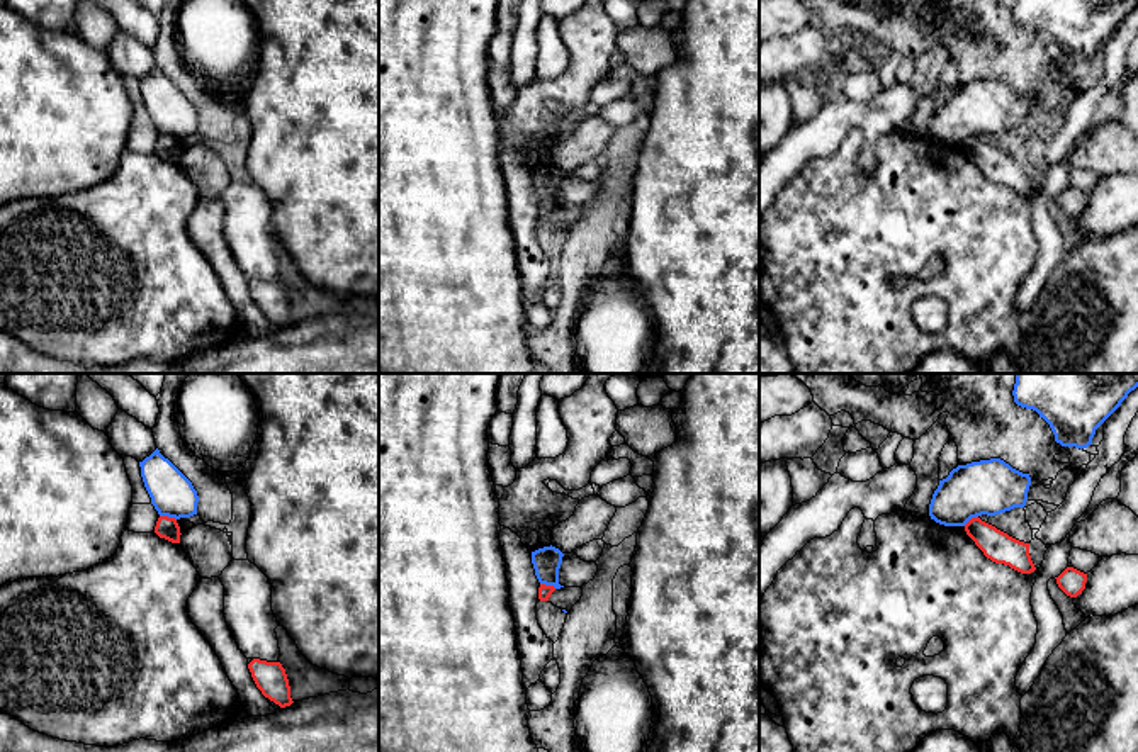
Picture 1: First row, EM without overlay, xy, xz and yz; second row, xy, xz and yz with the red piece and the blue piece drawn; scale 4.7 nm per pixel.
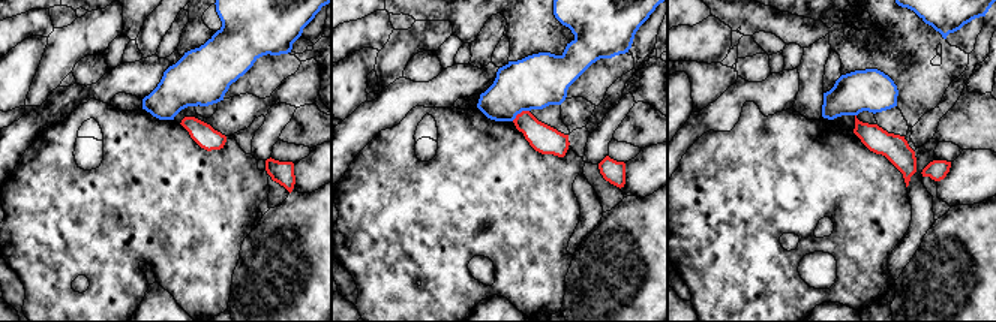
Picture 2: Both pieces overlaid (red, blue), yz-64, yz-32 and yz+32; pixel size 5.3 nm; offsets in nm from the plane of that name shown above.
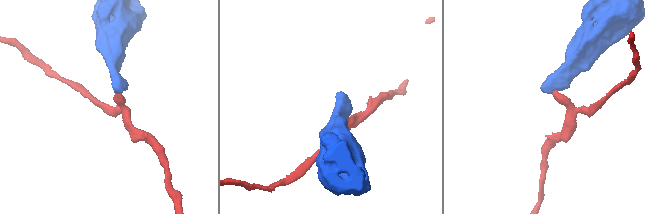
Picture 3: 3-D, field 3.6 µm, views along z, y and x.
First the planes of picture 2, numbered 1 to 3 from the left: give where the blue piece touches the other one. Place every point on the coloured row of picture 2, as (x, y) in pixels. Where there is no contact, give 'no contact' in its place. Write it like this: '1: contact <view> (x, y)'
1: no contact
2: contact yz-32 (519, 114)
3: no contact

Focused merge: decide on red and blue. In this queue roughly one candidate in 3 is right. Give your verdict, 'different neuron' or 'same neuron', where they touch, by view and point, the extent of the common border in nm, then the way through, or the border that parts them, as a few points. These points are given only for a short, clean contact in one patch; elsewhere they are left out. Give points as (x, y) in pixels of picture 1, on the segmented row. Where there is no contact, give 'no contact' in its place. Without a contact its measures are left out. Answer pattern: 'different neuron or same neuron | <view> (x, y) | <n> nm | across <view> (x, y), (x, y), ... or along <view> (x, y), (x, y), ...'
different neuron | xy (167, 516) | 80 nm | along xy (160, 515), (175, 520)

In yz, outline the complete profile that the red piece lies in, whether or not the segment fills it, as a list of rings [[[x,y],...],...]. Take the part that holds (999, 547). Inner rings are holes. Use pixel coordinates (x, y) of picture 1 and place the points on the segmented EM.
[[[978,516],[965,525],[965,531],[992,562],[1009,565],[1021,574],[1036,570],[1029,555],[1029,543],[1009,536]]]

